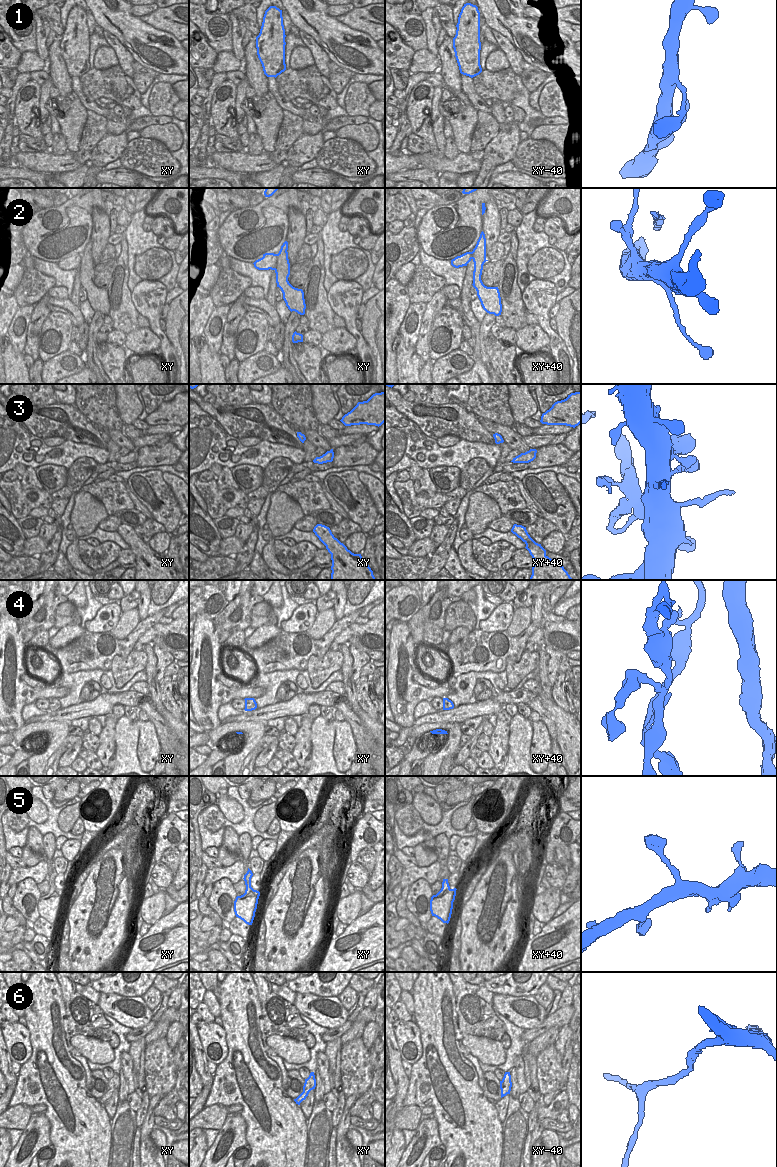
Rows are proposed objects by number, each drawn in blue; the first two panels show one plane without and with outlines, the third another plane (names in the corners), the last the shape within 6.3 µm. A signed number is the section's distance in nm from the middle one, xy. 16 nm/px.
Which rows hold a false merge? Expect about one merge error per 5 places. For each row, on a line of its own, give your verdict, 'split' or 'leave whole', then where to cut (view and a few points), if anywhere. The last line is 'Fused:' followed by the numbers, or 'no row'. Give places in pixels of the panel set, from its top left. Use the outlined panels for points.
1: leave whole; no cut
2: leave whole; no cut
3: leave whole; no cut
4: leave whole; no cut
5: leave whole; no cut
6: leave whole; no cut
Fused: no row

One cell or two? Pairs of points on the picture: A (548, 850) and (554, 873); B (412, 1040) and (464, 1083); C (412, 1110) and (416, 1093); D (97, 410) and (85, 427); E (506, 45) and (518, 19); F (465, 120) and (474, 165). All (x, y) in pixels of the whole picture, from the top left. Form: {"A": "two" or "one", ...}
{"A": "two", "B": "two", "C": "two", "D": "two", "E": "two", "F": "two"}

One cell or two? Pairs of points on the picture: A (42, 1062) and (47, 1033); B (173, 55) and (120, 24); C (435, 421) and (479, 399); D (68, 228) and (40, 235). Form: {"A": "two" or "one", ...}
{"A": "one", "B": "one", "C": "two", "D": "one"}

